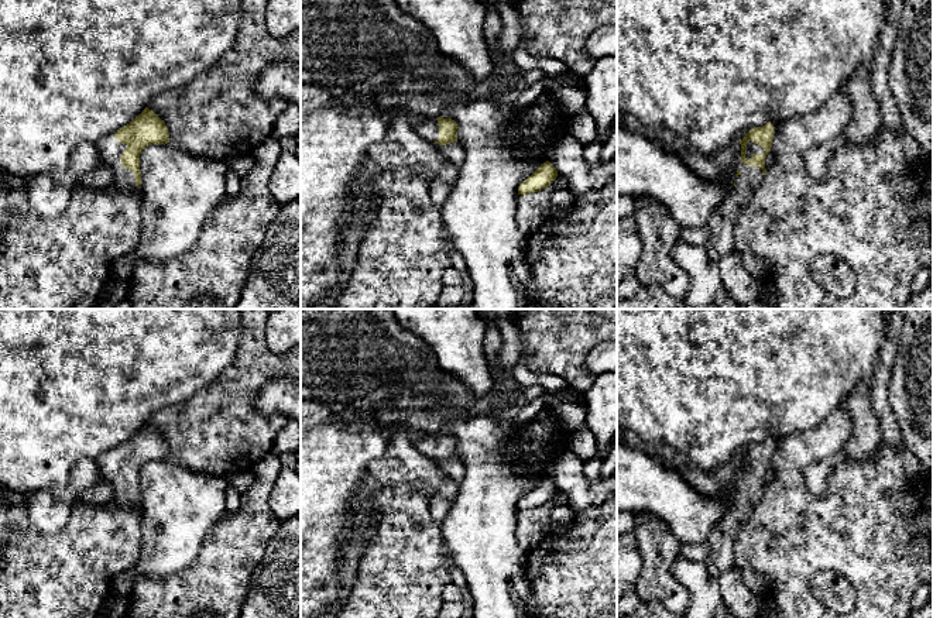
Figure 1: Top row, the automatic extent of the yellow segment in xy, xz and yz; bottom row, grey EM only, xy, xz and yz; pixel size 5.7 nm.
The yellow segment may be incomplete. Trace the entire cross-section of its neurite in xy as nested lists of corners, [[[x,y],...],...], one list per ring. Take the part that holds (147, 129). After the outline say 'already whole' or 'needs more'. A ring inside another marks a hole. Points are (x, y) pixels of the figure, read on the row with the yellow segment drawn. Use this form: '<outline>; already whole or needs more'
[[[148,107],[130,124],[100,138],[96,145],[100,154],[100,166],[114,171],[113,188],[140,186],[140,154],[152,144],[169,143],[165,123]]]; needs more

